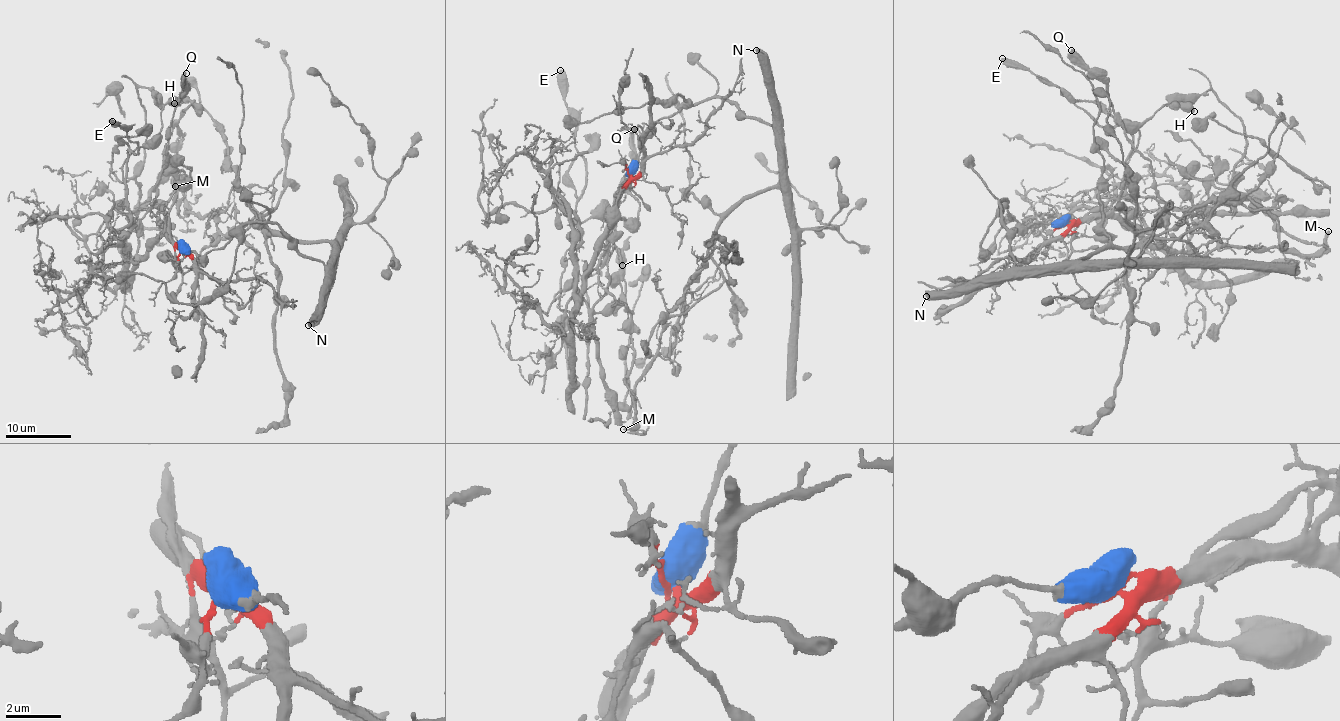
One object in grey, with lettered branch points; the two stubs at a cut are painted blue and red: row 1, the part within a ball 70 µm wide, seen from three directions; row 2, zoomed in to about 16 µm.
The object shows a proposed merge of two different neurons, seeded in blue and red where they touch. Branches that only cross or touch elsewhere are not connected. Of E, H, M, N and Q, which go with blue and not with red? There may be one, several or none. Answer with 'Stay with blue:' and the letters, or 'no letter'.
Stay with blue: N

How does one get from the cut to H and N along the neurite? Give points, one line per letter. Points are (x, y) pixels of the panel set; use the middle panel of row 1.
H: (629, 174), (576, 295), (575, 217), (570, 225), (598, 217), (609, 225), (622, 266)
N: (629, 174), (641, 145), (664, 117), (705, 99), (721, 98), (746, 116), (771, 125), (772, 87), (756, 50)

